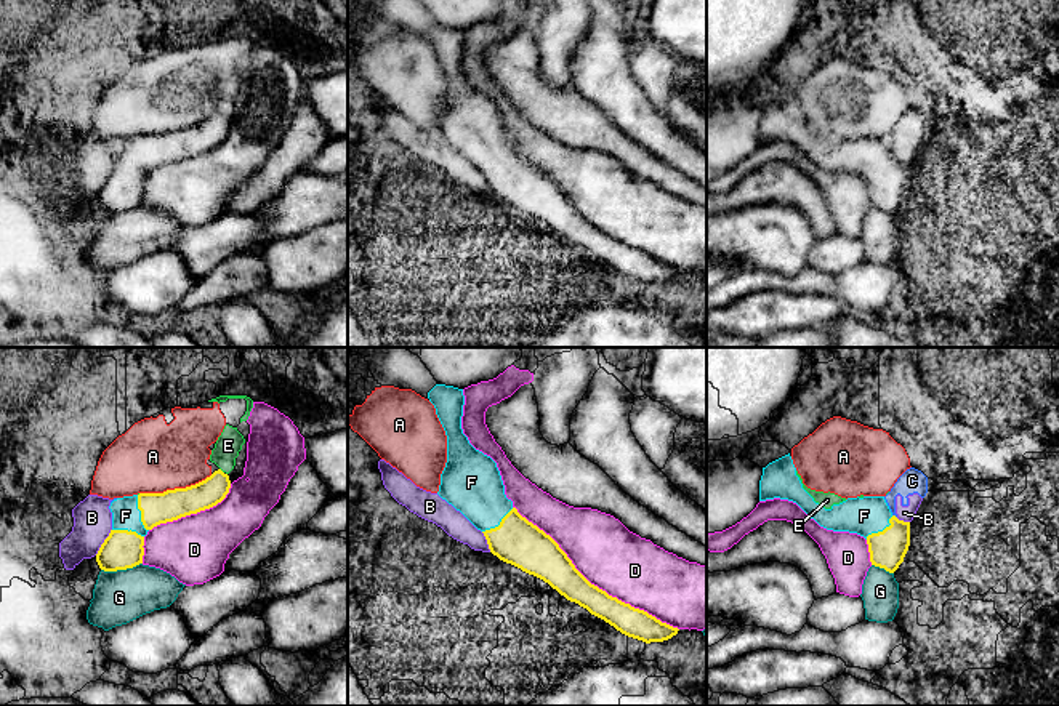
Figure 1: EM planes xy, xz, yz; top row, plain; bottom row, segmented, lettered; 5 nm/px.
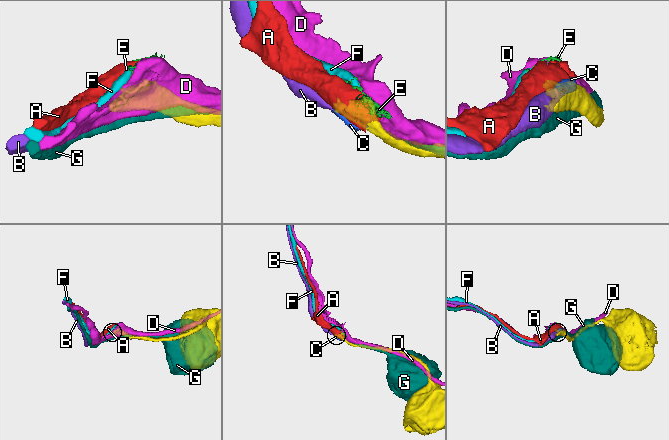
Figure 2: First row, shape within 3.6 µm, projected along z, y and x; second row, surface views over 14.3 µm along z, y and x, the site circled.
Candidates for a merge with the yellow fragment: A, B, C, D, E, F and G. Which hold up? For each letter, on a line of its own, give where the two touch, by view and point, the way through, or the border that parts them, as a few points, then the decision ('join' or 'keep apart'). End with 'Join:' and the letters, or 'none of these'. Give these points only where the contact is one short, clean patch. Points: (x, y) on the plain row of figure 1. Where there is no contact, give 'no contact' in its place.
A: contact xy (175, 130); keep apart
B: contact xy (104, 183); border xy (111, 170), (95, 196); keep apart
C: contact yz (894, 157); keep apart
D: contact xz (593, 226); keep apart
E: contact xy (221, 112); keep apart
F: contact xy (141, 154); join
G: contact xy (120, 210); keep apart
Join: F

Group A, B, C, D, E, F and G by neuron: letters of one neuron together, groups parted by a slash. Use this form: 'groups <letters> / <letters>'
groups A E / B C / D / F / G

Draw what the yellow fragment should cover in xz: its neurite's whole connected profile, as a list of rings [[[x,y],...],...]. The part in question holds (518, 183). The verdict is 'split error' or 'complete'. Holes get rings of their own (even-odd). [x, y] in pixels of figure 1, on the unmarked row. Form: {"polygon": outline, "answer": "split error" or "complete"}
{"polygon": [[[436,26],[428,34],[428,40],[434,46],[436,56],[447,77],[447,104],[441,115],[437,136],[460,152],[477,171],[484,174],[493,197],[529,216],[543,221],[567,242],[586,250],[591,256],[604,261],[628,279],[650,285],[668,282],[678,275],[678,269],[662,264],[647,253],[634,250],[591,226],[575,210],[567,195],[550,176],[517,154],[513,142],[505,136],[505,126],[497,104],[490,98],[476,91],[463,75],[463,30]]], "answer": "split error"}

